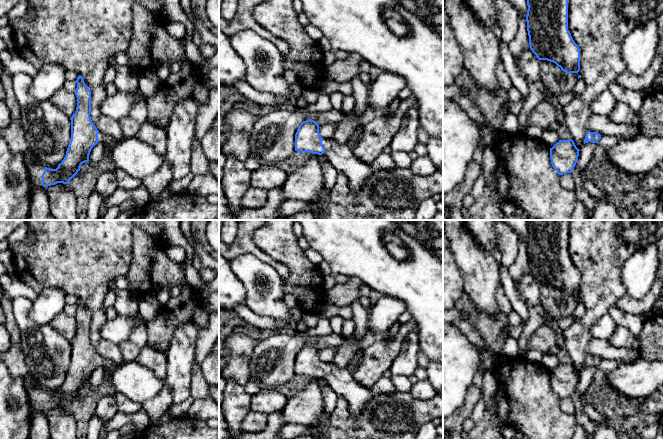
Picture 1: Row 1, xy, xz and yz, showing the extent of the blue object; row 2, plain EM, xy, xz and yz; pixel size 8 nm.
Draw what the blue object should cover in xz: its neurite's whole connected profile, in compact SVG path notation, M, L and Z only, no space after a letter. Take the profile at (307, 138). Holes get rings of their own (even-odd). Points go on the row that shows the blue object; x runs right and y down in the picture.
M312 119L299 125L295 134L295 151L324 154L339 173L347 176L352 194L357 194L373 173L370 165L357 159L347 144L340 145L331 139L323 139L319 124Z

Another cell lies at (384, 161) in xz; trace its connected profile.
M382 152L370 165L370 168L373 171L388 170L396 167L396 163L394 162L391 154L386 154L384 152Z

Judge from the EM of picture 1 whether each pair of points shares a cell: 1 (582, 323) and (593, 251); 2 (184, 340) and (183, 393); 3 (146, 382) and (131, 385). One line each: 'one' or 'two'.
1: one
2: one
3: one

